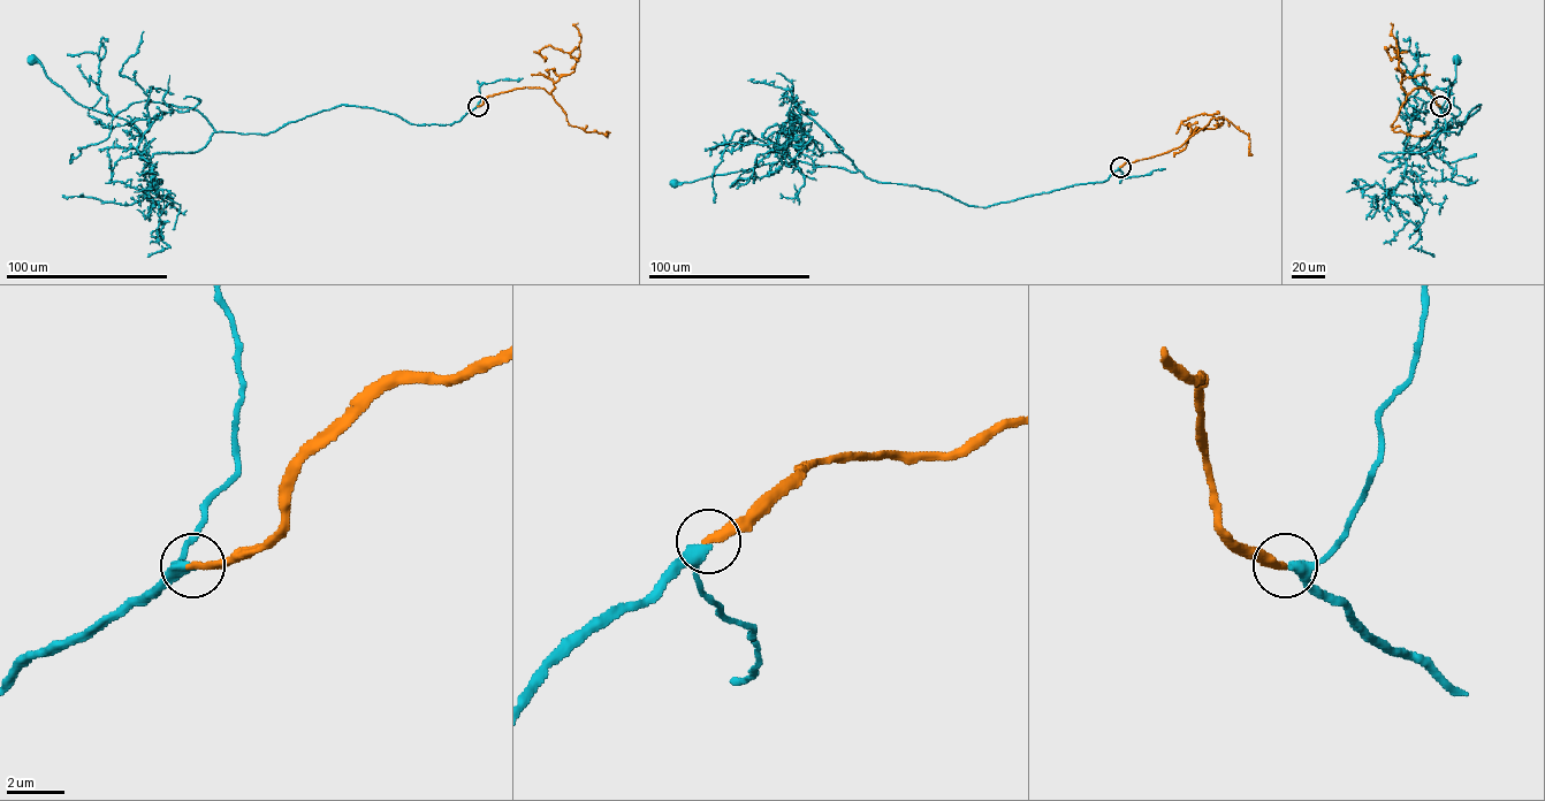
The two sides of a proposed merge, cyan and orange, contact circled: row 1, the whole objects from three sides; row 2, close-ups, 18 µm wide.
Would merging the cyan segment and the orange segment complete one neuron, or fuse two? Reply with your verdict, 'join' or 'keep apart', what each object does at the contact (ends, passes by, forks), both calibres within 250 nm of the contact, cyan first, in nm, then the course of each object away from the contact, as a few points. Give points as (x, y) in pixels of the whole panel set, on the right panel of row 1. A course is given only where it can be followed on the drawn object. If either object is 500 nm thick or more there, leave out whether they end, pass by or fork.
join; cyan passes by; orange ends; calibres 320 and 280 nm; course cyan (1440, 106), (1461, 124), (1481, 105), (1459, 135), (1380, 157), (1401, 158), (1433, 129), (1458, 60); course orange (1440, 106), (1425, 88), (1408, 93), (1401, 89), (1400, 61), (1387, 51), (1390, 45), (1398, 53), (1407, 52)

